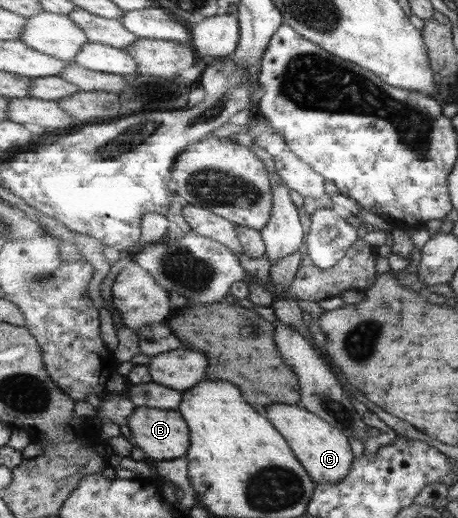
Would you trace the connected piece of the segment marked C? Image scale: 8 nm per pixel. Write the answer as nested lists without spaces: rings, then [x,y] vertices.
[[[276,403],[276,405],[270,405],[266,409],[261,408],[261,411],[268,420],[272,421],[272,425],[276,426],[276,429],[282,433],[296,458],[304,464],[311,478],[317,484],[338,483],[350,473],[356,455],[352,453],[348,437],[344,435],[345,431],[299,405]]]

